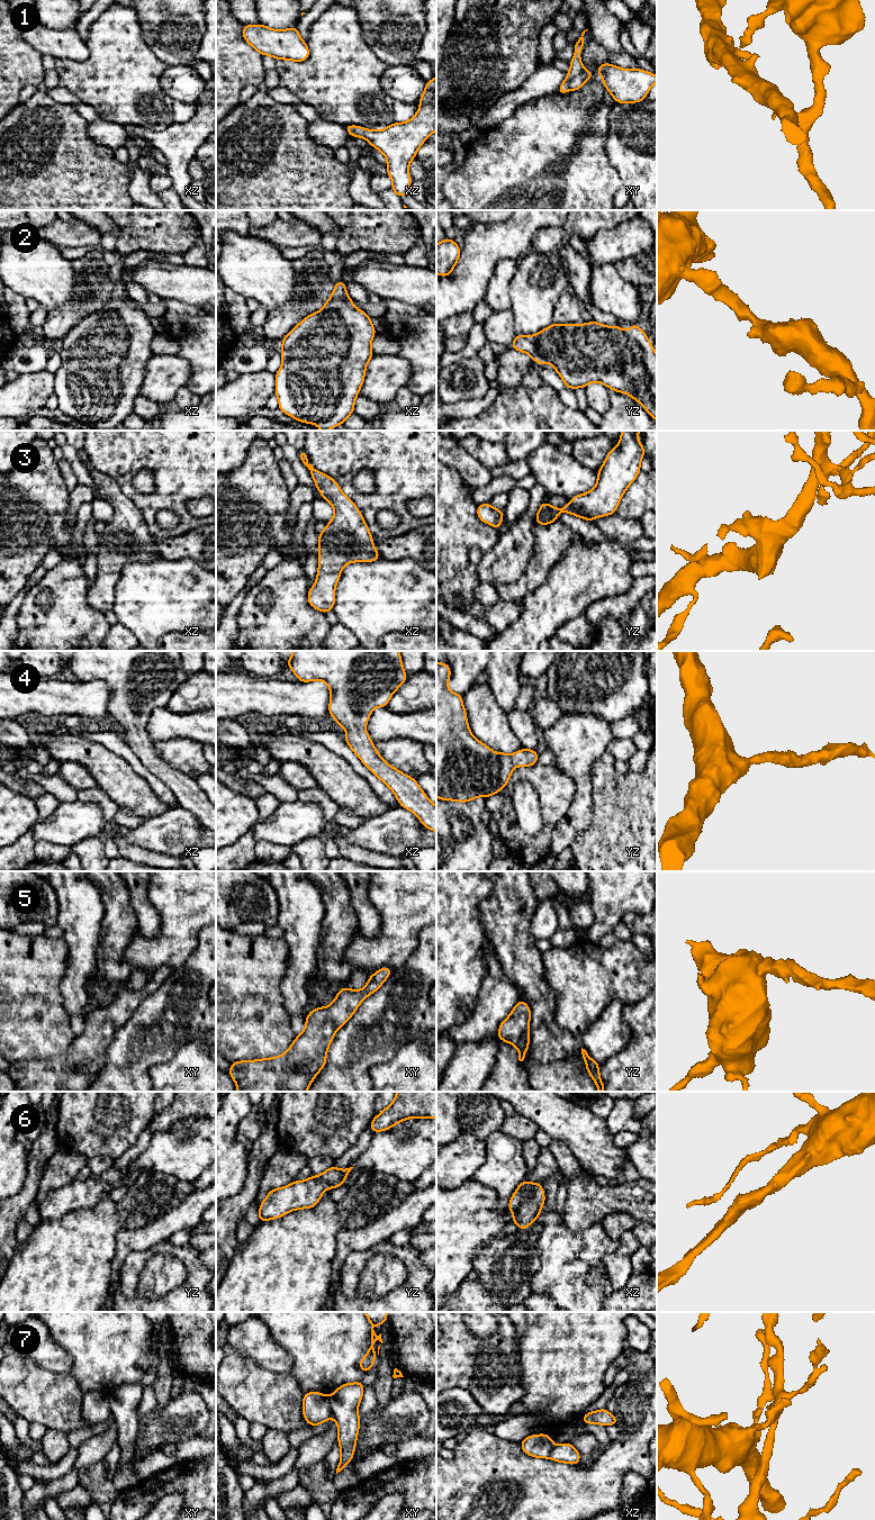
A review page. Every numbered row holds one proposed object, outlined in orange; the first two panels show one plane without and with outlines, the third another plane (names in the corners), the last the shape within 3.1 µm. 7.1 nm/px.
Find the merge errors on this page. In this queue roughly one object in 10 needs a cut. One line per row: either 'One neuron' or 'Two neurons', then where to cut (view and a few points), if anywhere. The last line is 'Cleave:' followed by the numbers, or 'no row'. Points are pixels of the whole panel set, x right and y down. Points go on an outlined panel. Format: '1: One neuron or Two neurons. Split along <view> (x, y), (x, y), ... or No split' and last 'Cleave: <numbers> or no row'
1: One neuron. No split
2: One neuron. No split
3: One neuron. No split
4: One neuron. No split
5: One neuron. No split
6: One neuron. No split
7: Two neurons. Split along xy (328, 1396), (332, 1413)
Cleave: 7

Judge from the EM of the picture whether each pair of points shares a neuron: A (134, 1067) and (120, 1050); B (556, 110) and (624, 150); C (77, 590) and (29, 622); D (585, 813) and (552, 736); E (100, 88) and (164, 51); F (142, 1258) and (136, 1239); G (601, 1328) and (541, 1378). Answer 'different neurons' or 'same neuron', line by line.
A: same neuron
B: different neurons
C: same neuron
D: same neuron
E: different neurons
F: different neurons
G: same neuron

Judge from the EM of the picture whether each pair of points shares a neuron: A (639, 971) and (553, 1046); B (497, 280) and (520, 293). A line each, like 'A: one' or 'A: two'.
A: two
B: two

